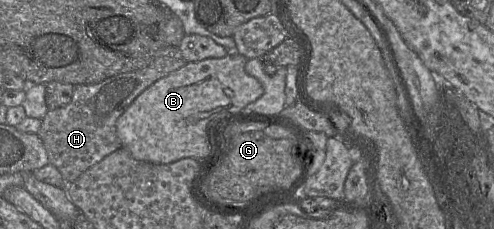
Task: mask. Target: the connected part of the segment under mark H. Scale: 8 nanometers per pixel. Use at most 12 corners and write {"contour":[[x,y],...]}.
{"contour":[[166,46],[142,69],[75,85],[37,134],[66,184],[121,147],[117,119],[187,62]]}

